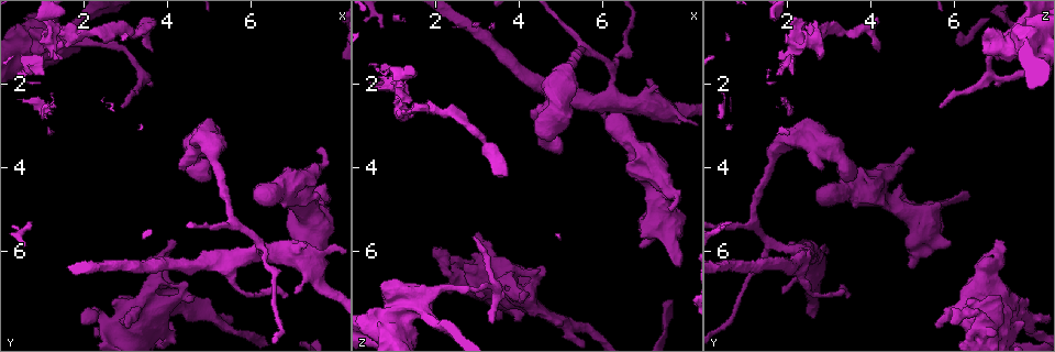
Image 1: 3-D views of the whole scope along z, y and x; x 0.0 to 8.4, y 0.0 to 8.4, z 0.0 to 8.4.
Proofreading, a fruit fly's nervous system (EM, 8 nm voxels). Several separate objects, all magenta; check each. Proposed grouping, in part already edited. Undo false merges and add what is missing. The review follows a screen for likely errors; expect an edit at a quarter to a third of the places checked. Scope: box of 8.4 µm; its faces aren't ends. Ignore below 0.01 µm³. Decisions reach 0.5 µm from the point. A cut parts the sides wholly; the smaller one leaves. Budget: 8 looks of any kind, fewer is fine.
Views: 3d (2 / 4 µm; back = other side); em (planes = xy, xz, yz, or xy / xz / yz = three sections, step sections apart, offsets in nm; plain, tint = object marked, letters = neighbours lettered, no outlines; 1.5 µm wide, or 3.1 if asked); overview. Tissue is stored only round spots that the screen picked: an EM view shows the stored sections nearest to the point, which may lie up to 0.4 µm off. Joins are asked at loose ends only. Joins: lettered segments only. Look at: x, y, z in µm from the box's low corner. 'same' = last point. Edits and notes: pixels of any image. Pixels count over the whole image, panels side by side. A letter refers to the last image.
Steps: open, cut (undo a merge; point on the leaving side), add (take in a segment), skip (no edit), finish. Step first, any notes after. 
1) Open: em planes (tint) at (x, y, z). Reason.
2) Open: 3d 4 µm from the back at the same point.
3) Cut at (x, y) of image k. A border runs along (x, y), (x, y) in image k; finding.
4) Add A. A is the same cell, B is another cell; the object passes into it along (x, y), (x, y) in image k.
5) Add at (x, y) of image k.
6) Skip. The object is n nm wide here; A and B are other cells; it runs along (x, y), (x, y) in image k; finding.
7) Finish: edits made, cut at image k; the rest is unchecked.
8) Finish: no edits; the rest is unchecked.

Open: em yz step 8 (letters) at (7.65, 3.60, 5.05). Free end.

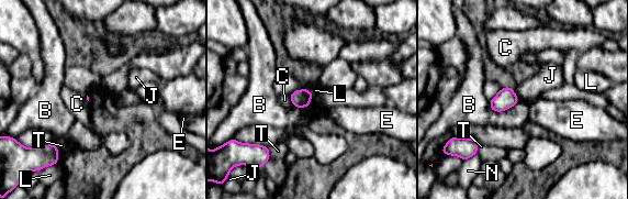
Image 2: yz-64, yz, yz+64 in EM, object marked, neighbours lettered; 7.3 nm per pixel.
Skip. B, C, E, J, L, N and T are other cells; a border runs along (513, 88), (520, 100) in image 2; no lettered segment goes on from it.

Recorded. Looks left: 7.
Open: 3d 2 µm at (2.05, 7.65, 5.95). An open end.

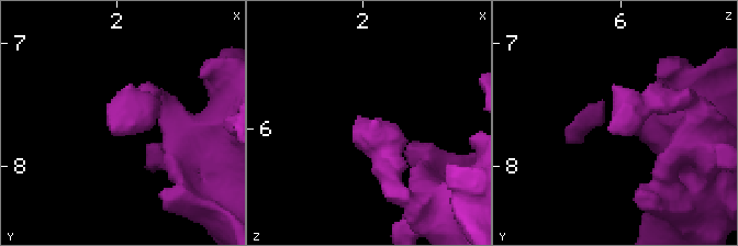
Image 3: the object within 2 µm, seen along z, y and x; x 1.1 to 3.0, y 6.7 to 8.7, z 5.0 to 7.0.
Open: em planes (letters) at (1.98, 7.72, 5.92).

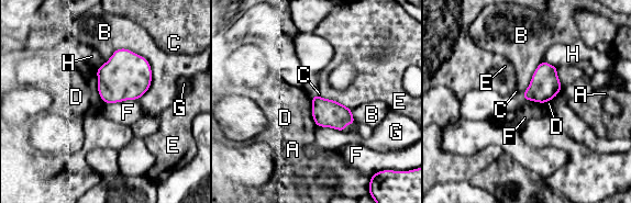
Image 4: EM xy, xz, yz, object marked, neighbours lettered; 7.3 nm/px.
Skip. A, B, C, D, E, F, G and H are other cells; a border runs along (137, 99), (104, 103) in image 4; none of them fits.

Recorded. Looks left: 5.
Open: em xy step 8 (tint) at (4.40, 4.00, 2.80). Branch stops here.

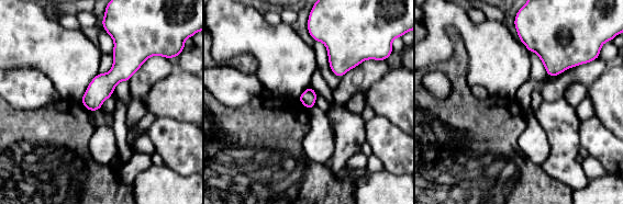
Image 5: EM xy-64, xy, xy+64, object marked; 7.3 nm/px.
Open: em planes (letters) at the same point. Cut it another way.

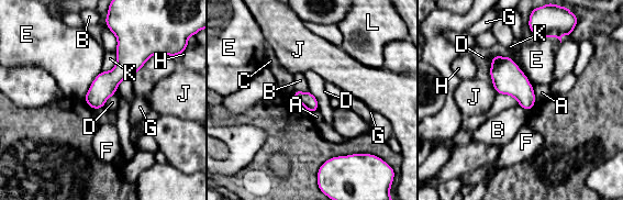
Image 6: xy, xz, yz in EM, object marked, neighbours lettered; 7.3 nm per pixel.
Skip. The longest contact is with E, 300 nm; A, B, C, D, E, F, G, H, J, K and L are other cells; a border runs along (508, 54), (492, 57), (491, 84) in image 6; no lettered segment goes on from it.

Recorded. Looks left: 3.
Finish: no edits; the rest is unchecked.

